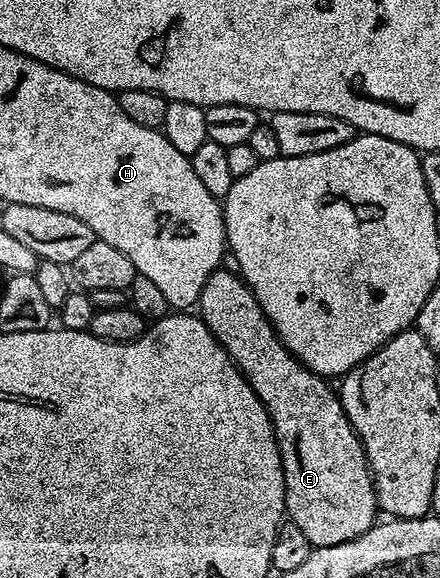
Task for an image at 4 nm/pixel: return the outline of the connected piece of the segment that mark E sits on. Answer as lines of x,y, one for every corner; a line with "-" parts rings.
220,269
207,278
199,294
197,314
203,324
213,333
213,337
223,346
225,353
243,374
245,381
257,393
261,405
271,418
275,430
275,440
281,453
281,465
285,473
286,518
293,521
309,537
312,548
341,545
341,541
351,541
365,533
377,521
375,502
375,481
367,466
365,449
341,405
334,386
330,387
324,376
311,371
289,349
285,349
278,333
265,317
257,297
247,288
246,283
234,270

